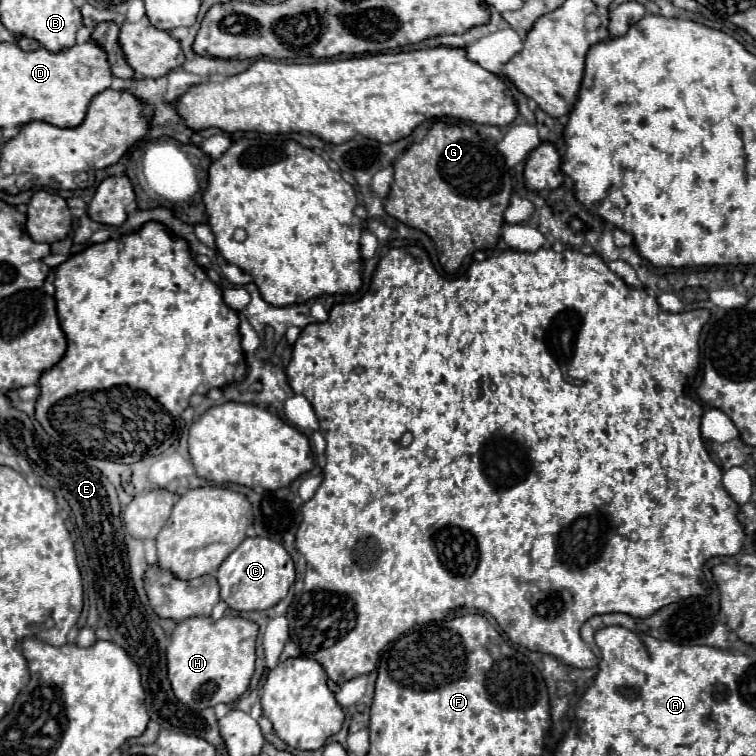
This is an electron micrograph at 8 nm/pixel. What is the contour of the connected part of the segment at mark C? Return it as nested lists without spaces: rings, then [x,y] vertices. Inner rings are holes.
[[[245,538],[235,552],[231,552],[217,570],[221,586],[221,600],[237,612],[267,610],[283,600],[289,586],[295,582],[295,566],[289,552],[269,538]]]

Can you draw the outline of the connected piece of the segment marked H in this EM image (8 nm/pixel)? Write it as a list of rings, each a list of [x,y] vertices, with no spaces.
[[[225,616],[221,620],[211,618],[187,618],[177,624],[171,634],[171,644],[167,648],[167,678],[171,682],[177,700],[191,710],[205,710],[215,704],[235,702],[247,688],[255,670],[255,640],[257,624],[239,616]]]

